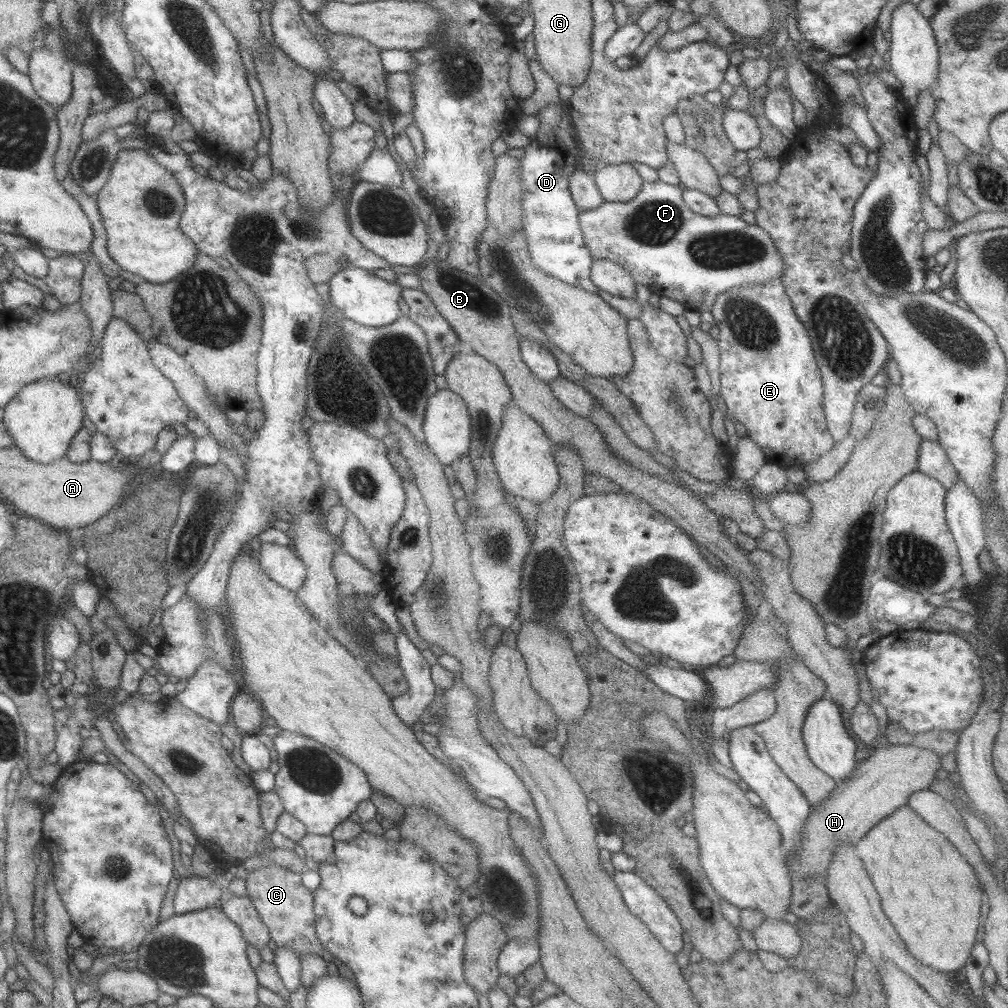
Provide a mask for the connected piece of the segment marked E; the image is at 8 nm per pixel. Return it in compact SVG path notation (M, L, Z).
M770 280L766 284L750 284L744 288L744 286L736 286L736 288L730 288L727 291L719 292L717 299L712 305L711 312L714 317L714 323L718 325L720 329L720 336L718 337L718 344L721 354L720 363L720 388L719 392L721 398L724 400L727 410L734 415L734 422L742 423L746 426L748 437L750 437L767 456L767 460L770 463L776 463L780 466L799 466L803 468L804 465L810 464L818 457L821 457L825 452L832 450L836 441L830 434L827 427L826 416L824 413L823 400L824 400L824 388L822 388L822 376L820 376L820 370L818 370L818 364L814 360L814 350L812 350L812 343L807 328L804 323L798 318L795 313L790 297L786 294L785 287L781 280Z

